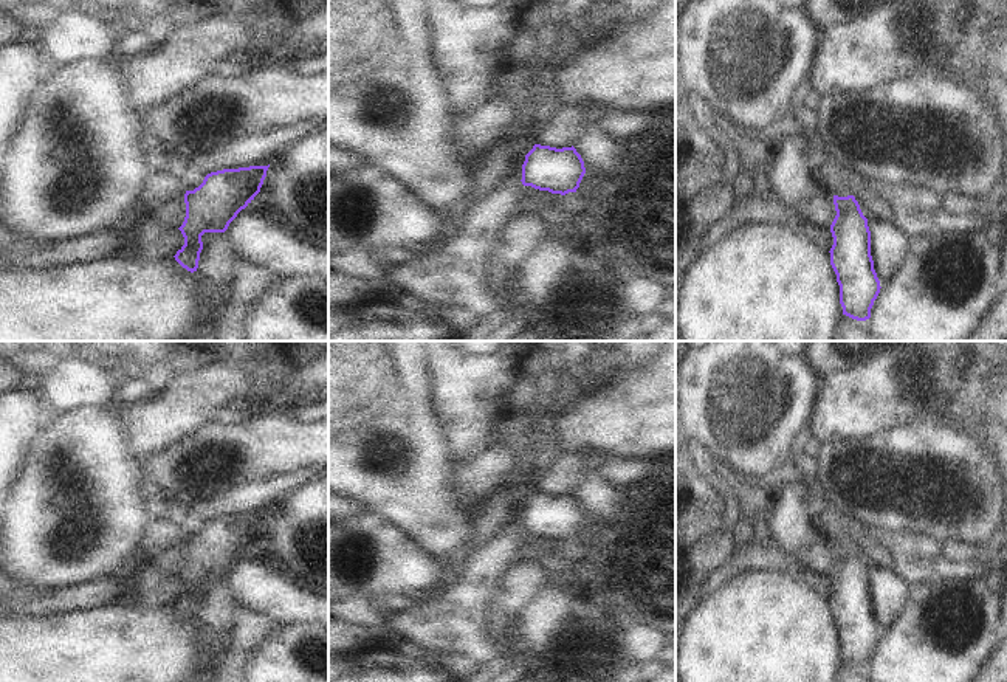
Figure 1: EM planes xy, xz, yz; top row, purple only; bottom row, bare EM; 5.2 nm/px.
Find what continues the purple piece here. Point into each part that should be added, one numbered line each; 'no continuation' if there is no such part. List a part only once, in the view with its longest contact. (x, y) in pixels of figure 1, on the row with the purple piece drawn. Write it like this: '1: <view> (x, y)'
no continuation

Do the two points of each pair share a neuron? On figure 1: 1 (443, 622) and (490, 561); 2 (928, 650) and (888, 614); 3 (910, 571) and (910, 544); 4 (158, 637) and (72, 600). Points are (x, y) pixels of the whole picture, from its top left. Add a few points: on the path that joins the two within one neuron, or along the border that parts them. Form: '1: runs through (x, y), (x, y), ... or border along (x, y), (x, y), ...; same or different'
1: runs through (459, 606), (468, 597), (477, 577); same
2: border along (910, 586), (905, 609), (882, 634); different
3: runs through (910, 564), (910, 551); same
4: border along (126, 599), (54, 614); different

